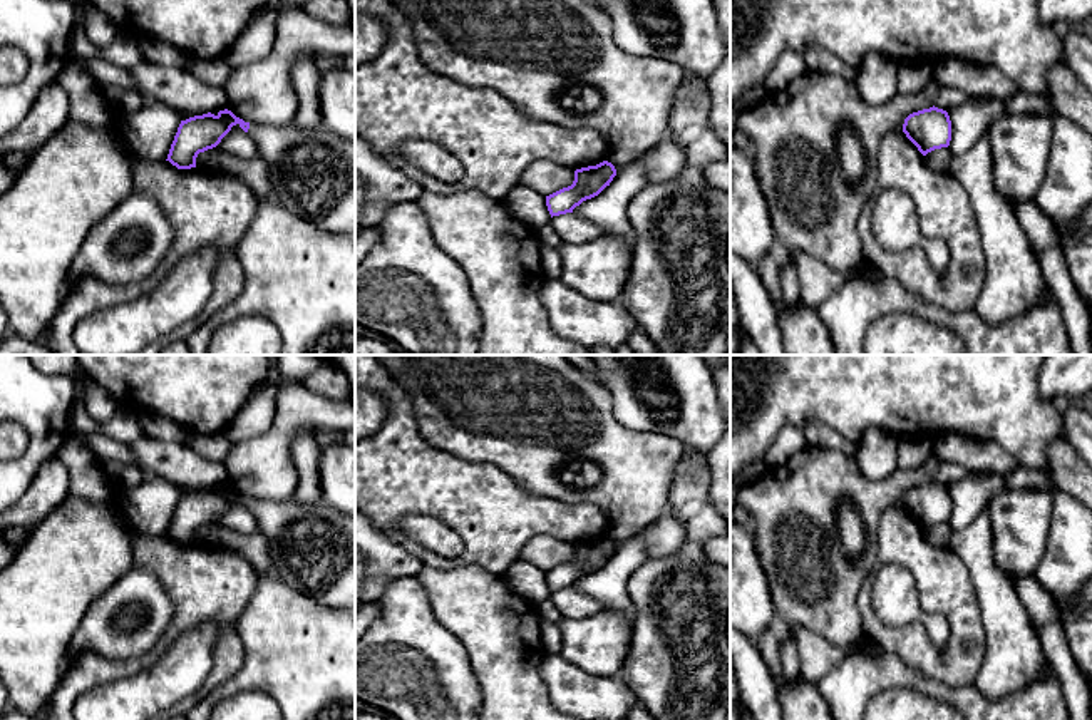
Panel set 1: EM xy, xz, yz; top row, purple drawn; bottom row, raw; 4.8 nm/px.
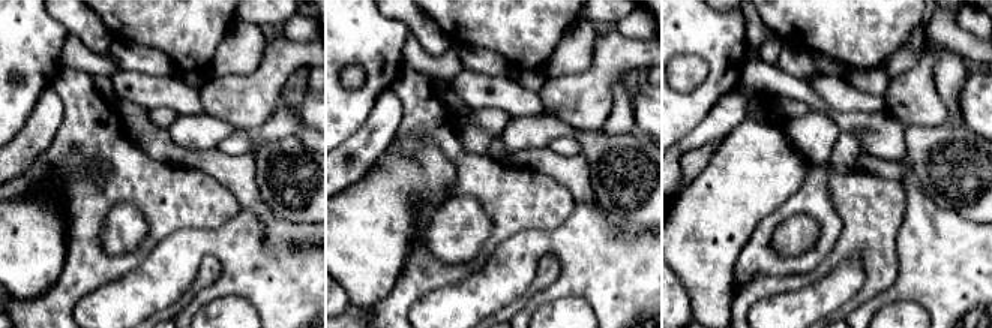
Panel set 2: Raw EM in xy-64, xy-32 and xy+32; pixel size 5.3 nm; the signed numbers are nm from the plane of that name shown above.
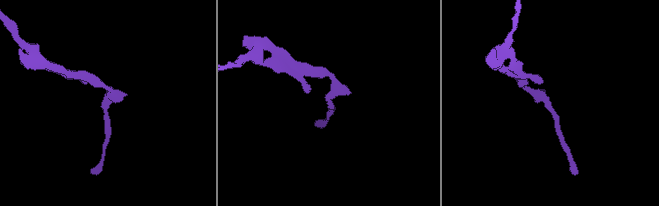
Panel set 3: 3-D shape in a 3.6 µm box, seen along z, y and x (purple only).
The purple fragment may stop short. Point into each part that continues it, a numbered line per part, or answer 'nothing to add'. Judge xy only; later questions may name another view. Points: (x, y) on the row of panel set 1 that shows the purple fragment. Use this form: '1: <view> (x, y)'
1: xy (312, 171)

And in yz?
nothing to add

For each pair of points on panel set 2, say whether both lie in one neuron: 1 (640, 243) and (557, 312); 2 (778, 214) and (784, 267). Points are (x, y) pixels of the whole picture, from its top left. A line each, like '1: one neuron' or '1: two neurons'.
1: two neurons
2: one neuron

